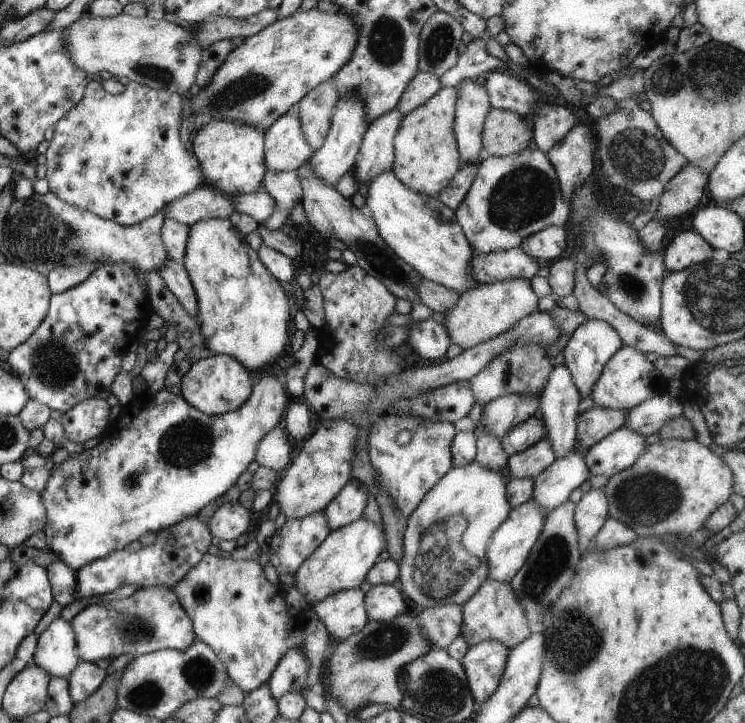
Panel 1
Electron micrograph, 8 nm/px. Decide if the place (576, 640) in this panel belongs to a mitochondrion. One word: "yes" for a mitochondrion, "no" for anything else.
yes

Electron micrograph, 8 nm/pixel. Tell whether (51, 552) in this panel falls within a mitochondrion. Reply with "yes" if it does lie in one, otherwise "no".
no

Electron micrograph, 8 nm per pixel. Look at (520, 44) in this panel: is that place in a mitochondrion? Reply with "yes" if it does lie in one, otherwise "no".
no

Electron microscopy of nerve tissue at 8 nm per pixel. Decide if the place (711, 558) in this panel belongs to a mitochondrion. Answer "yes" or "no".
no

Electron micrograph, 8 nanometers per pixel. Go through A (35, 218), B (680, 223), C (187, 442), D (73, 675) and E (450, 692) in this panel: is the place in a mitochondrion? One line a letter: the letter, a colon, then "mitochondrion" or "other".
A: mitochondrion
B: other
C: mitochondrion
D: other
E: mitochondrion

